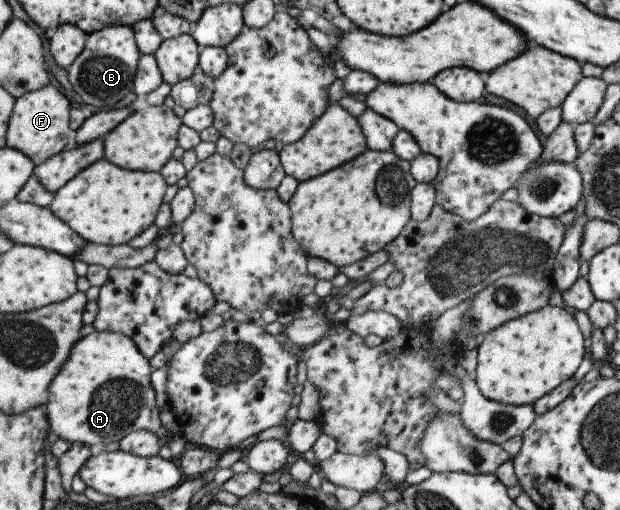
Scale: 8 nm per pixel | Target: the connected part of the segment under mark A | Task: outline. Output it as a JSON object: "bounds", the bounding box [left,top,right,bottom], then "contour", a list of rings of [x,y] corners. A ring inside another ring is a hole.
{"bounds":[43,331,166,450],"contour":[[[93,331],[81,337],[46,388],[43,410],[49,433],[94,450],[140,430],[153,432],[163,444],[166,433],[157,418],[155,392],[149,383],[152,370],[135,343],[124,334]]]}

